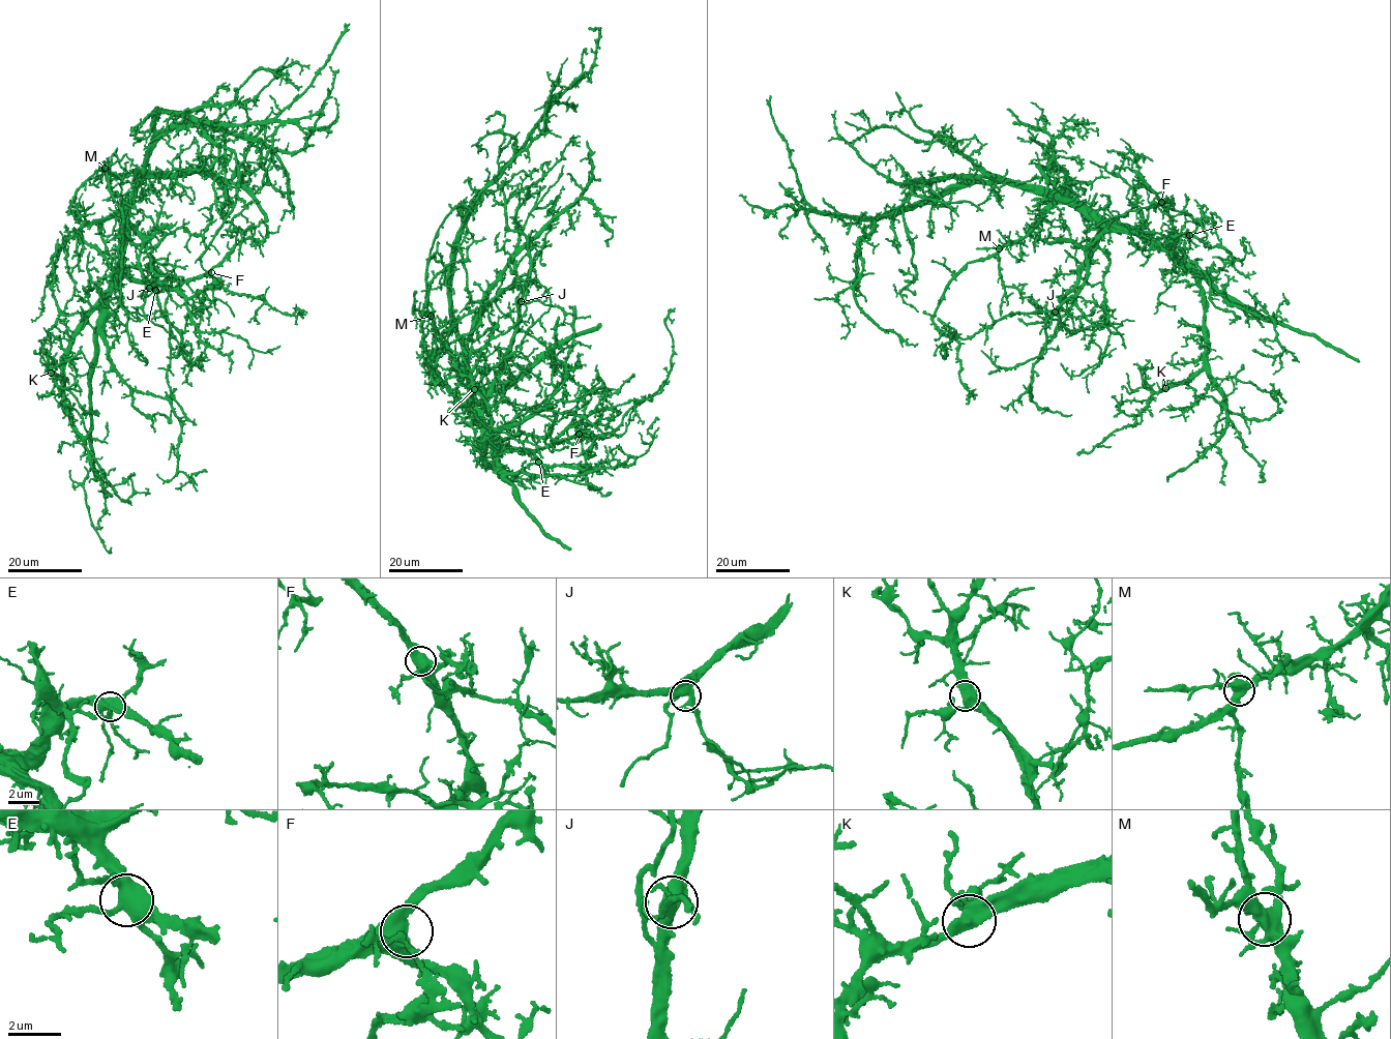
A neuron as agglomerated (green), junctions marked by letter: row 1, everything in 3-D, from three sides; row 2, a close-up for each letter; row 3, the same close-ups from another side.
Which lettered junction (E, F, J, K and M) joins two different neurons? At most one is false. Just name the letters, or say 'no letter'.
no letter

